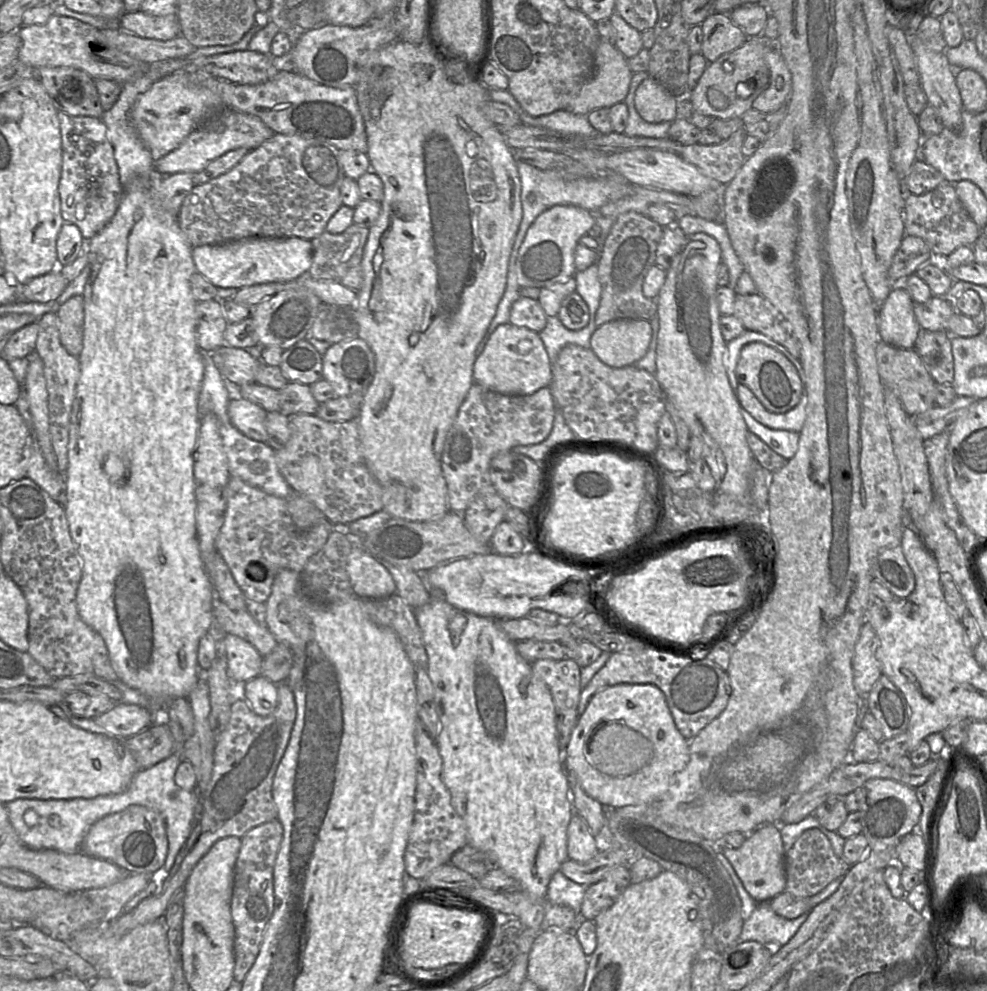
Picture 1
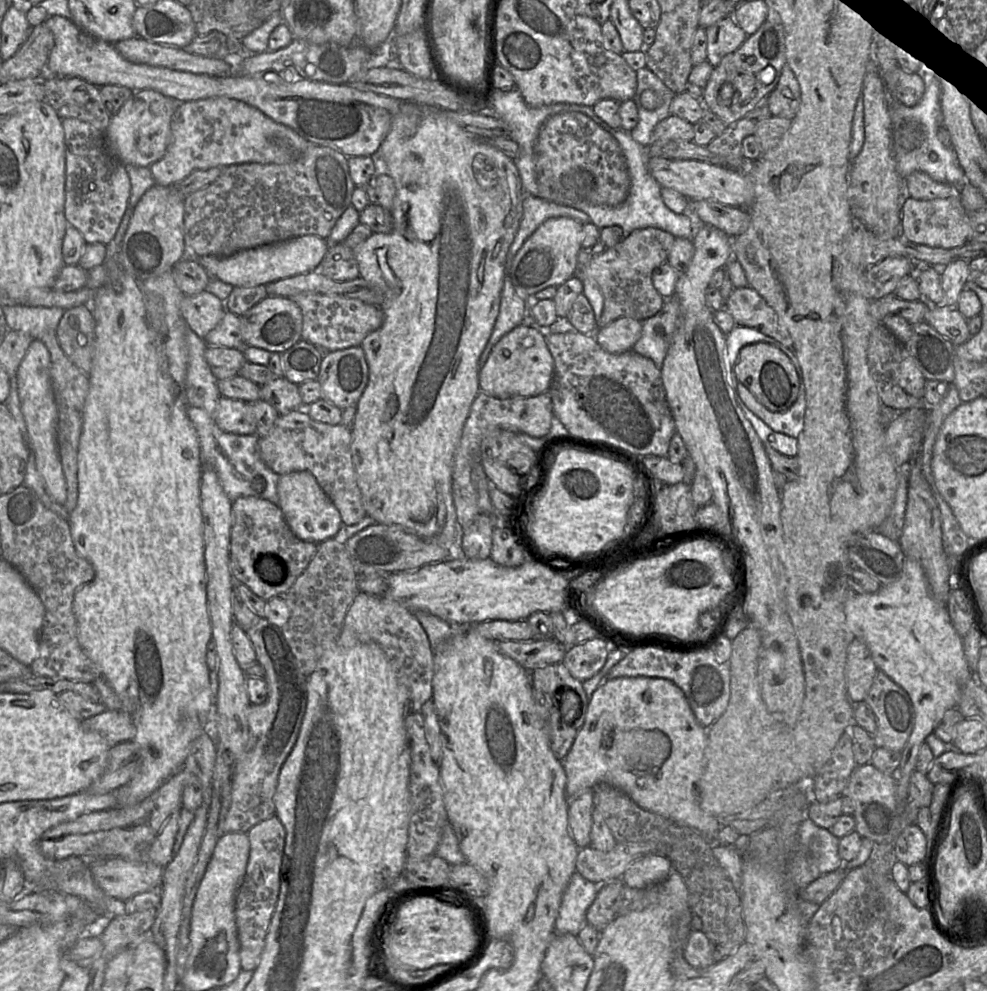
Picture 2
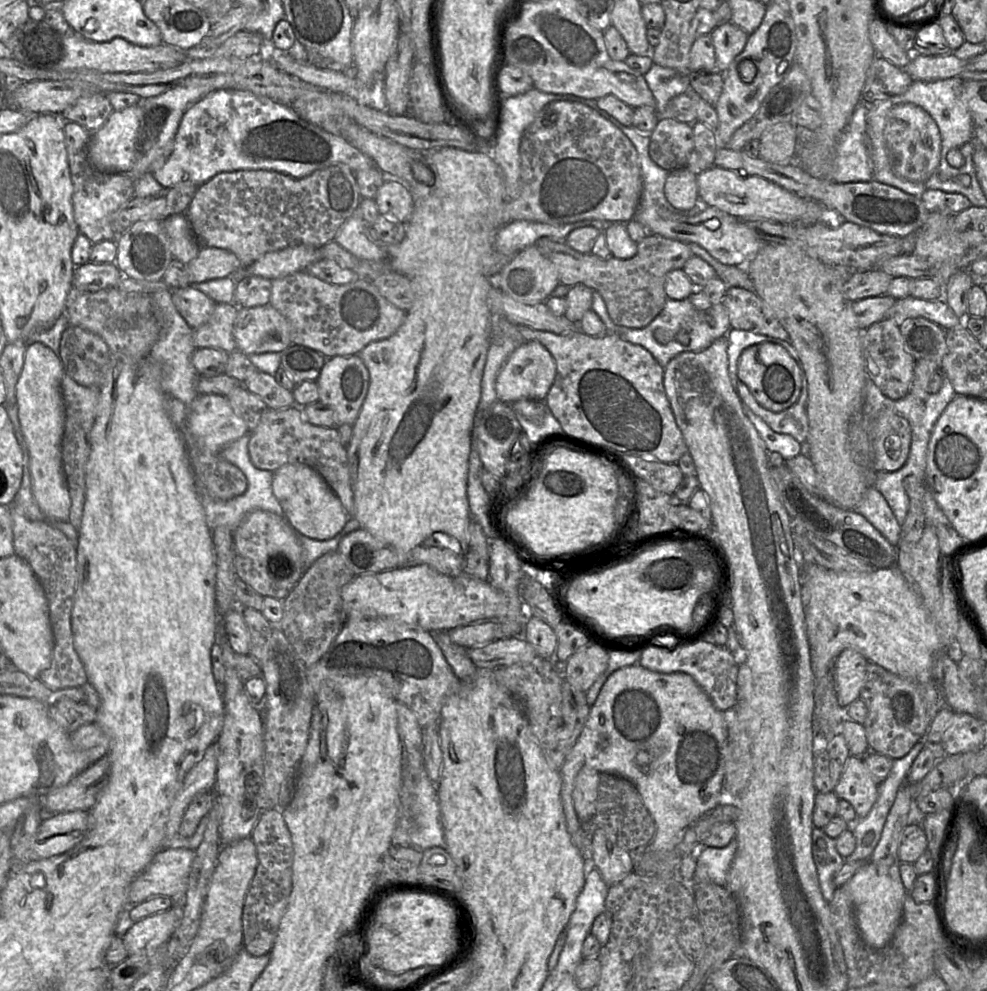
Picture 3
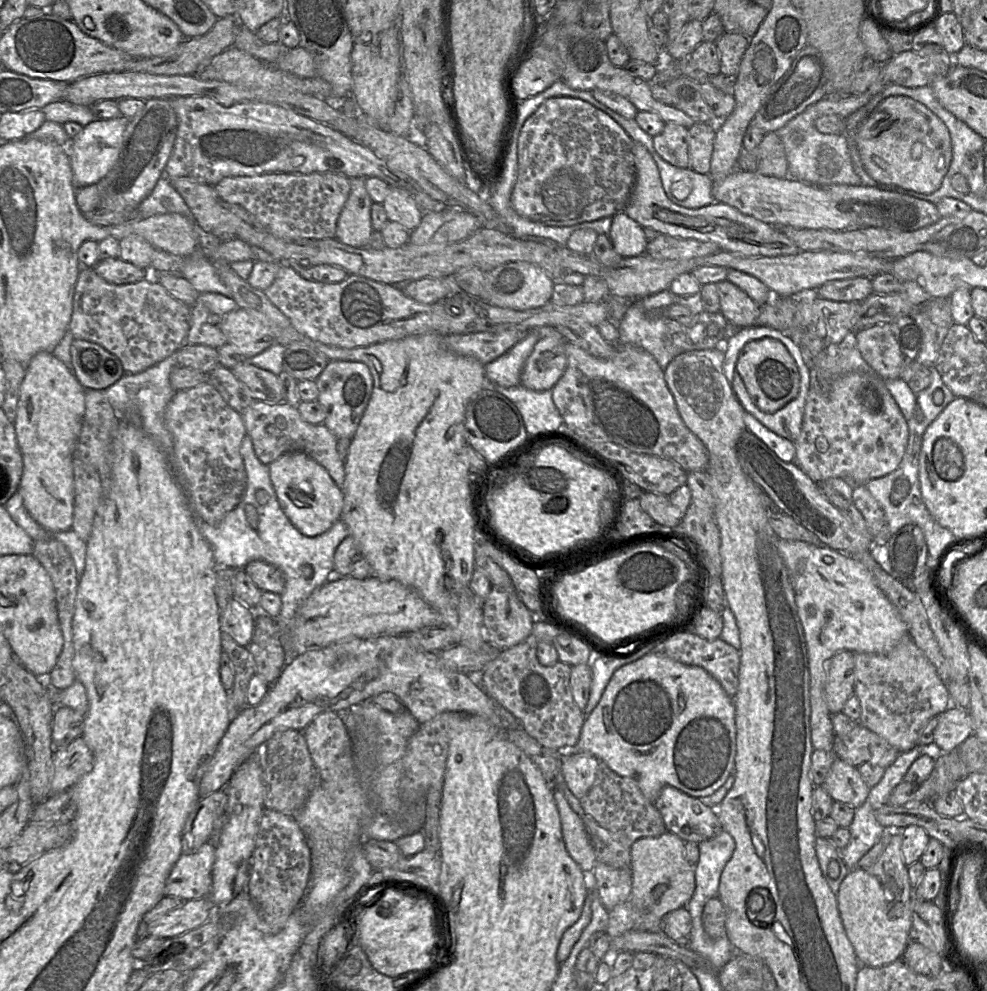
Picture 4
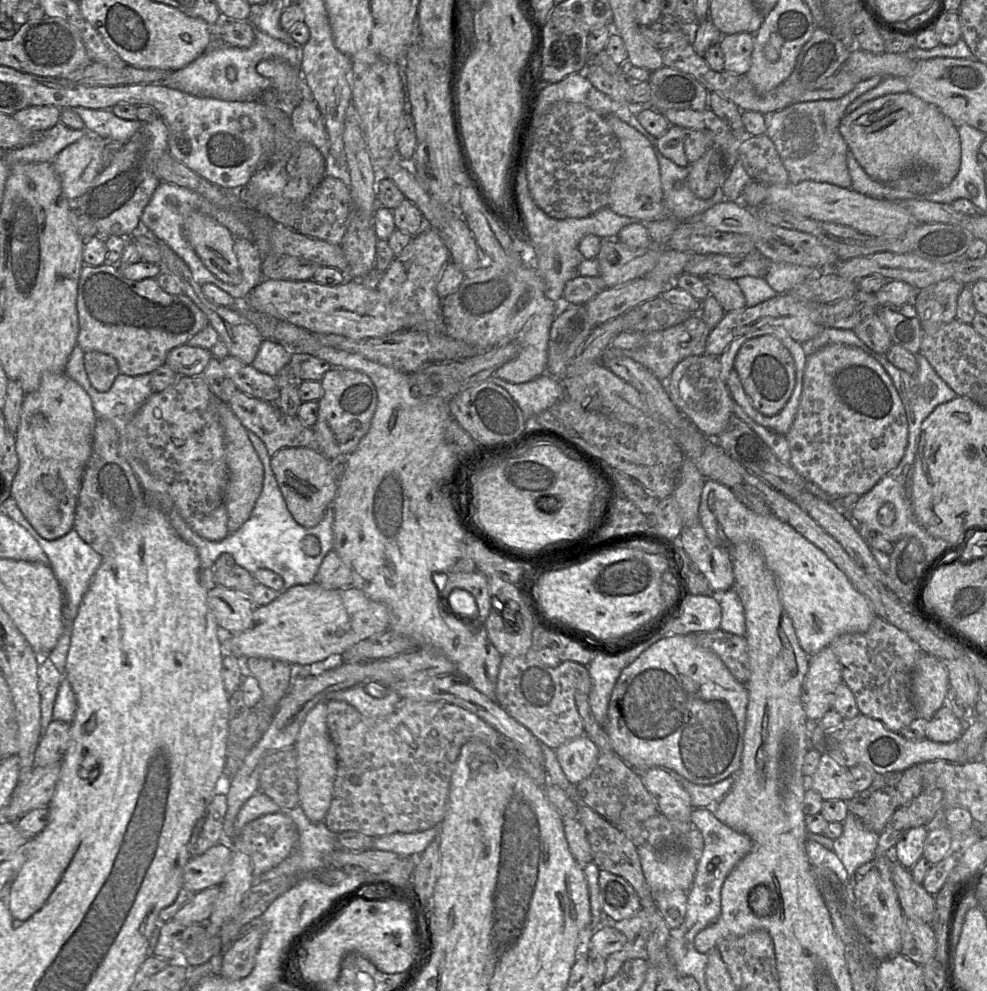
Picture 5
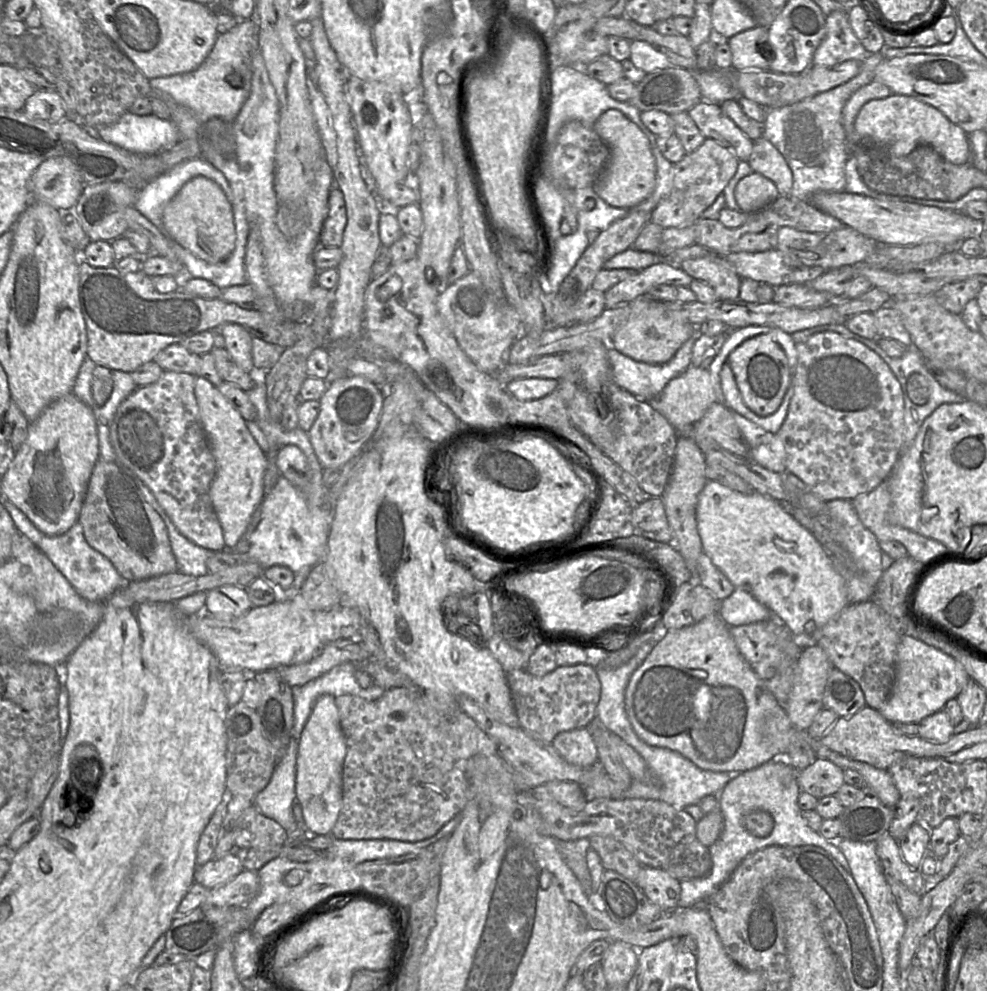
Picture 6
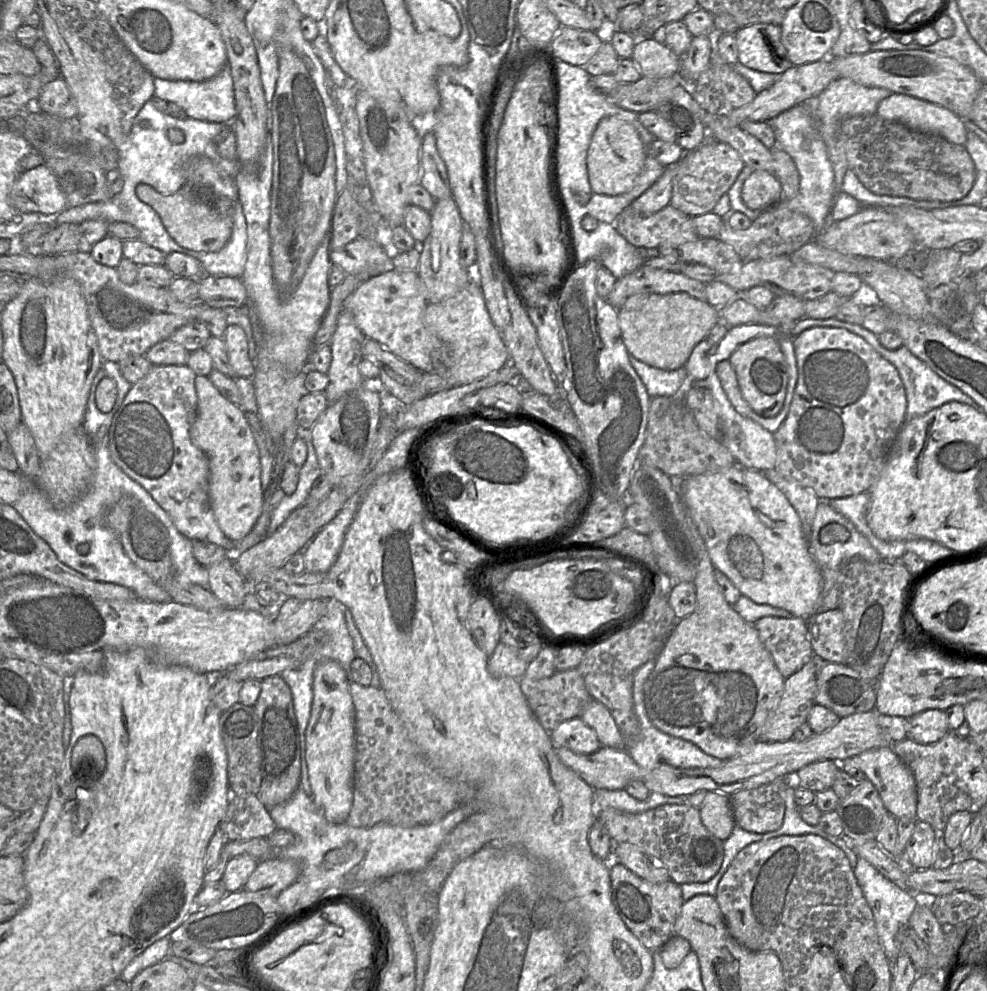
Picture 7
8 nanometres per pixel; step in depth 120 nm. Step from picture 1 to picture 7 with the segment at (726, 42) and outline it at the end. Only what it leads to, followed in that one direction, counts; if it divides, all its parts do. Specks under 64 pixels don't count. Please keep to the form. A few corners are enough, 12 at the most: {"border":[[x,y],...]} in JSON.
{"border":[[754,23],[736,31],[738,62],[781,74],[793,64],[772,31]]}

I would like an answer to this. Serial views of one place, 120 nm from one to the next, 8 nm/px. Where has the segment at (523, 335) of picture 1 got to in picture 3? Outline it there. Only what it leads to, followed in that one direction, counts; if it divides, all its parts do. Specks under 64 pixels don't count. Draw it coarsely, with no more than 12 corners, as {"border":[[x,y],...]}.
{"border":[[526,341],[497,376],[497,401],[545,401],[556,363]]}

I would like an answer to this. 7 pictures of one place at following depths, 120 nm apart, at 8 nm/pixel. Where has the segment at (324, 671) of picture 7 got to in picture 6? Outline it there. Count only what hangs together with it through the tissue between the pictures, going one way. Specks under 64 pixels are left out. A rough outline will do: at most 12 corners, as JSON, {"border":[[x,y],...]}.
{"border":[[320,696],[298,741],[296,802],[329,835],[347,753],[335,697]]}

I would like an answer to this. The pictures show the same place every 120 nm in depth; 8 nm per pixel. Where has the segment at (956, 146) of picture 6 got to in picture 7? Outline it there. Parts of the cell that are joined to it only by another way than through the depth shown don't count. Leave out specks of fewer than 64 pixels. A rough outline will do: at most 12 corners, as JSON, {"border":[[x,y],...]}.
{"border":[[905,94],[883,99],[876,114],[965,146],[963,119]]}

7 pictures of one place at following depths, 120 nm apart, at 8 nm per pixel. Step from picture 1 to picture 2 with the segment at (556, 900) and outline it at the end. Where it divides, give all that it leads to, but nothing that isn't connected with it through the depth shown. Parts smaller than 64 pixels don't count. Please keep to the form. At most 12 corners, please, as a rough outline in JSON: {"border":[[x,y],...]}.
{"border":[[575,872],[563,893],[555,933],[578,935],[600,884]]}

